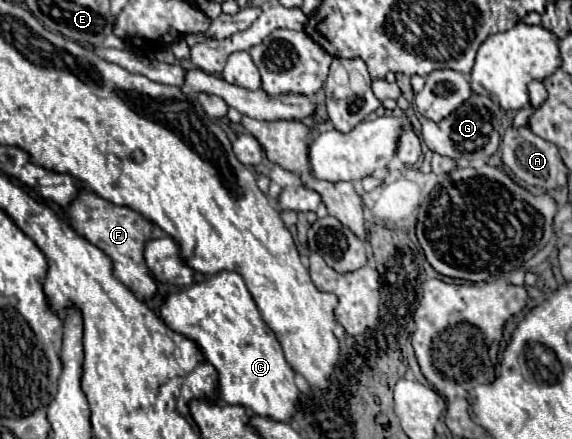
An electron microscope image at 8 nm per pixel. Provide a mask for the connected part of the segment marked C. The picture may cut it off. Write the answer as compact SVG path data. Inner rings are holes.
M220 272L200 282L200 286L196 284L178 294L170 294L162 306L162 320L174 332L194 340L204 358L218 370L218 398L250 408L250 412L274 422L294 418L300 394L294 384L294 370L286 362L276 334L262 320L240 274Z

